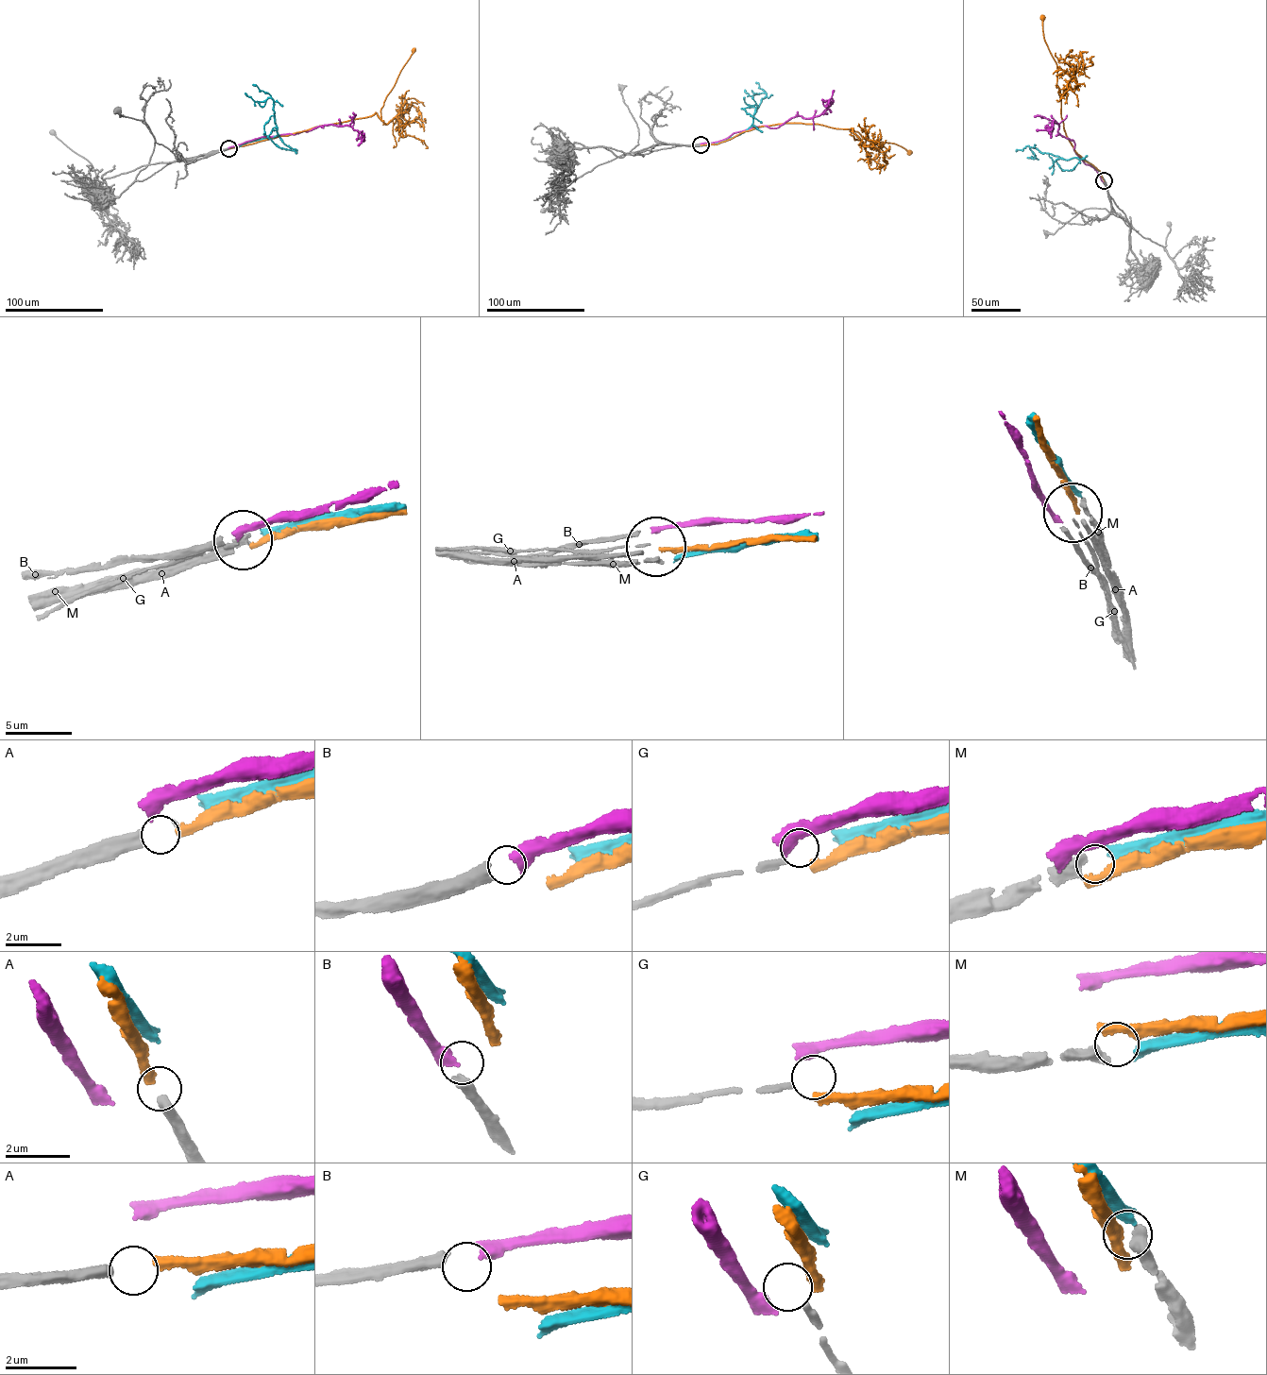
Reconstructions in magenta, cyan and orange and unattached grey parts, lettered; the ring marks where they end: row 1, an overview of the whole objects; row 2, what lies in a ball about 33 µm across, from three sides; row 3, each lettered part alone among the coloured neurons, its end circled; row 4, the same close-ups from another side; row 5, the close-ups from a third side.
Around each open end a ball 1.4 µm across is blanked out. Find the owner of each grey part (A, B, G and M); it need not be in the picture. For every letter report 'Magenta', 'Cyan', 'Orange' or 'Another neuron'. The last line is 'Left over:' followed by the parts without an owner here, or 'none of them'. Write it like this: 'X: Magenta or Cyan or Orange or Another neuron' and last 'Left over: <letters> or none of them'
A: Orange
B: Magenta
G: Another neuron
M: Cyan
Left over: G

